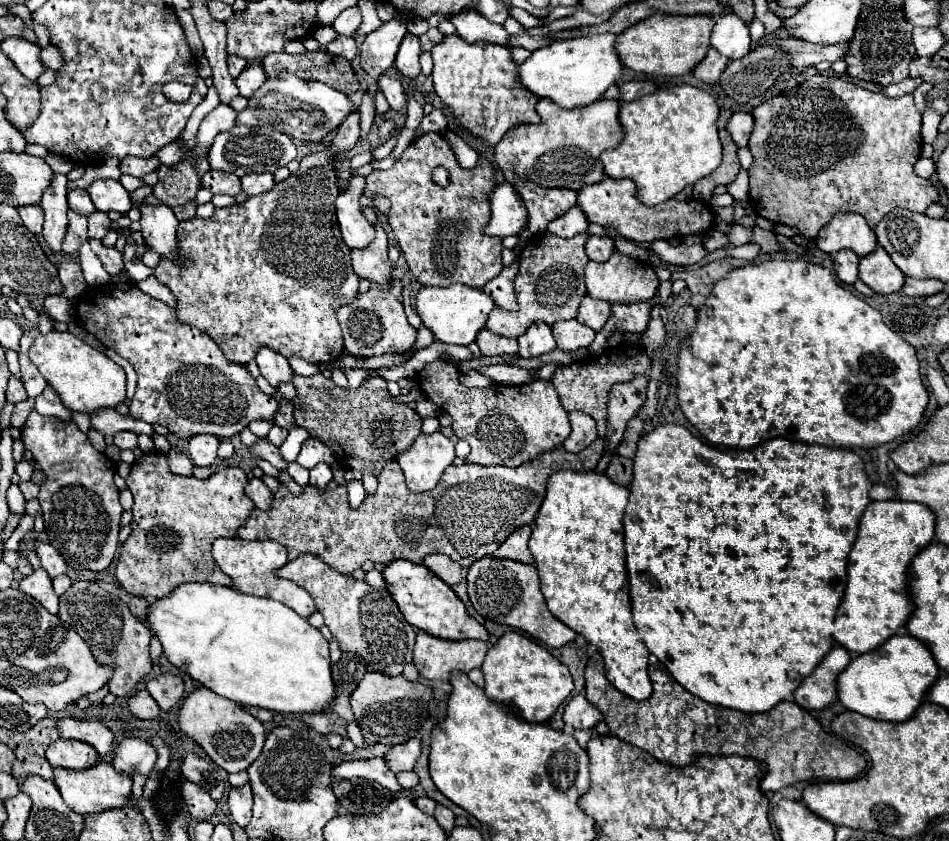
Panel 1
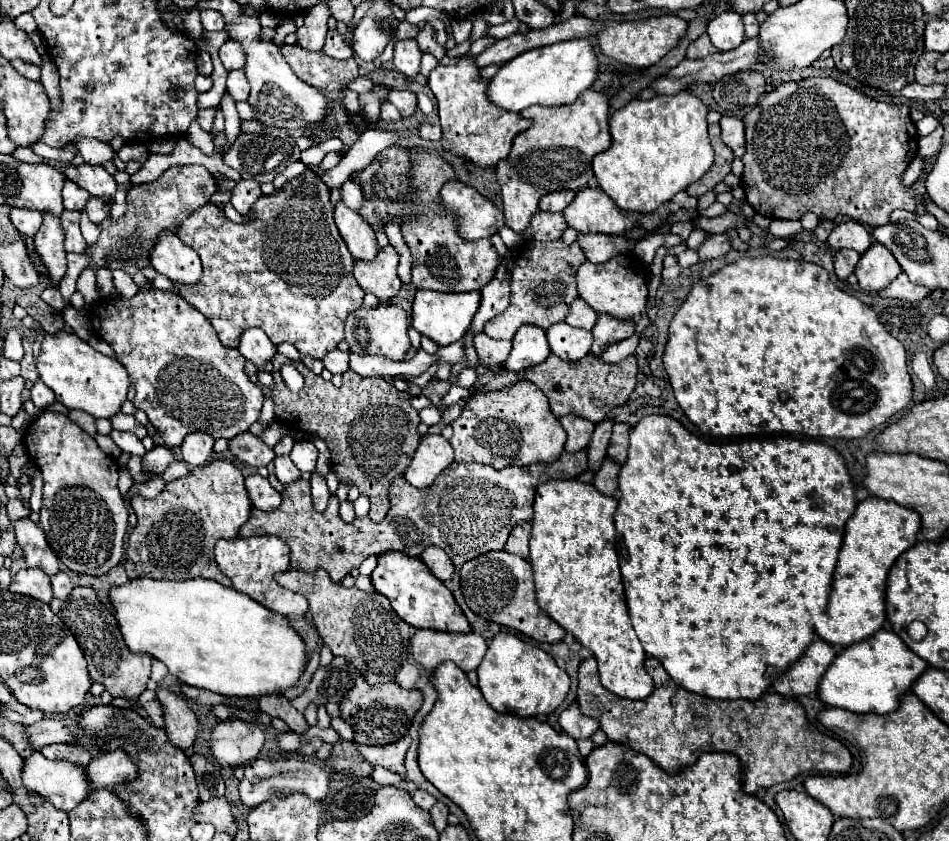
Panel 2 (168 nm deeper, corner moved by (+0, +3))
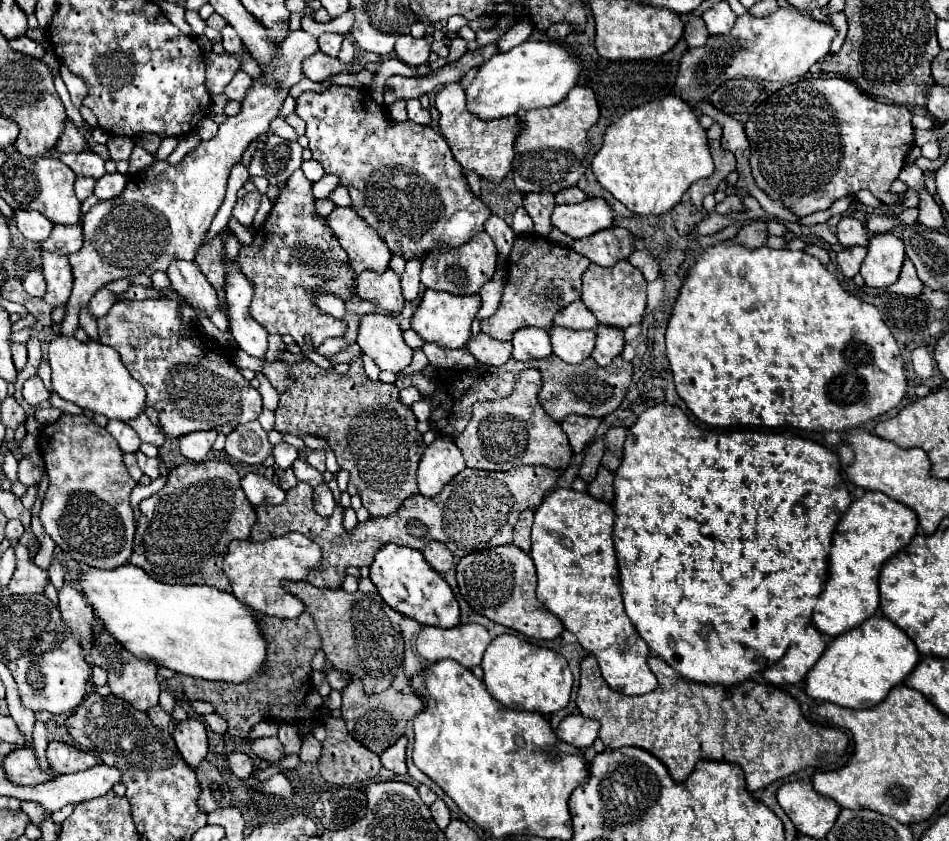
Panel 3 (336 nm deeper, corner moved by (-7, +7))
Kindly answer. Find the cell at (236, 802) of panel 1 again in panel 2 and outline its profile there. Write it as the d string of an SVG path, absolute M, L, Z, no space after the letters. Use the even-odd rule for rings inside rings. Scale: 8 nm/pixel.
M253 760L245 766L245 778L241 780L241 804L245 808L255 808L257 804L265 802L265 798L269 798L269 794L273 790L281 790L281 794L291 794L291 792L305 792L309 794L309 798L317 798L323 800L329 792L329 784L331 784L331 774L311 762L311 760Z

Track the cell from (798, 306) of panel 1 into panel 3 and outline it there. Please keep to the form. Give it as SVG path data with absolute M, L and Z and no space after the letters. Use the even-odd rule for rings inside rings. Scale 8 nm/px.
M718 242L702 252L698 262L692 266L688 276L682 282L680 294L672 308L666 328L666 358L670 362L672 378L676 392L692 410L692 414L710 426L794 426L802 430L836 430L844 432L850 428L858 428L860 424L888 412L890 408L898 406L900 400L906 396L906 370L898 350L898 344L882 322L880 312L848 294L838 280L810 254L796 252L796 250L772 250L768 246L750 250L738 242Z

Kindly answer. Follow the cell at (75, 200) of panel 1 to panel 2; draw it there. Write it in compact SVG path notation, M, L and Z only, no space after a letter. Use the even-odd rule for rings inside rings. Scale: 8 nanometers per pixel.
M67 180L63 186L63 206L65 210L83 210L89 200L89 192L79 188L75 182Z

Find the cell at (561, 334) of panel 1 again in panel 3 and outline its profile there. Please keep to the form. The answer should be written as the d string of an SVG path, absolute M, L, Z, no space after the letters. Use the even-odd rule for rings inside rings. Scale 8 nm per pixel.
M552 328L550 340L552 340L552 350L560 360L564 360L568 364L580 364L594 350L596 330Z

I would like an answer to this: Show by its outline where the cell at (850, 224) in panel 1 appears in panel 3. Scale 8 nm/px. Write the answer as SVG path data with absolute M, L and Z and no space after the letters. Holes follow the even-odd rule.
M844 216L844 218L838 222L836 236L838 236L838 240L840 240L840 244L842 244L844 248L850 248L850 246L868 246L866 228L864 228L862 222L856 220L854 216Z

